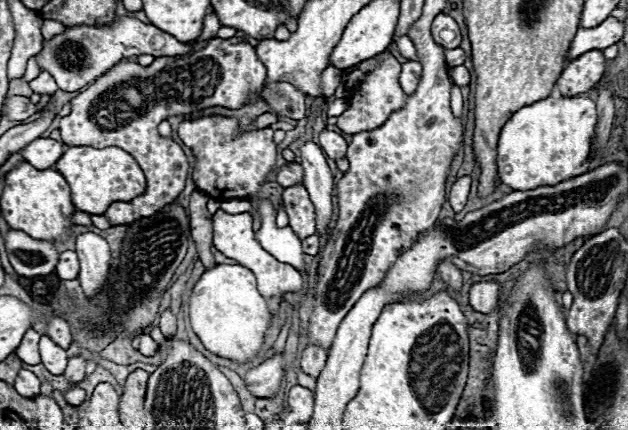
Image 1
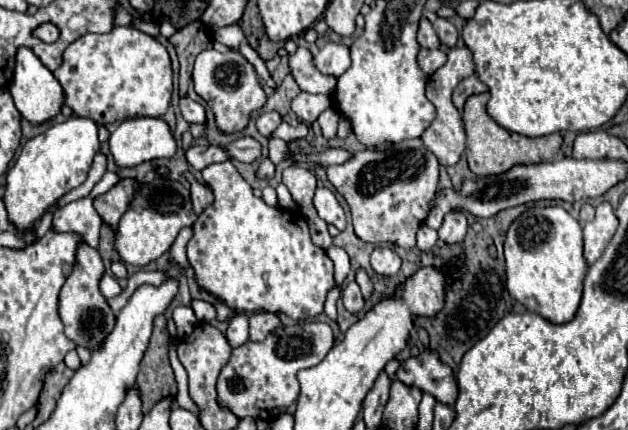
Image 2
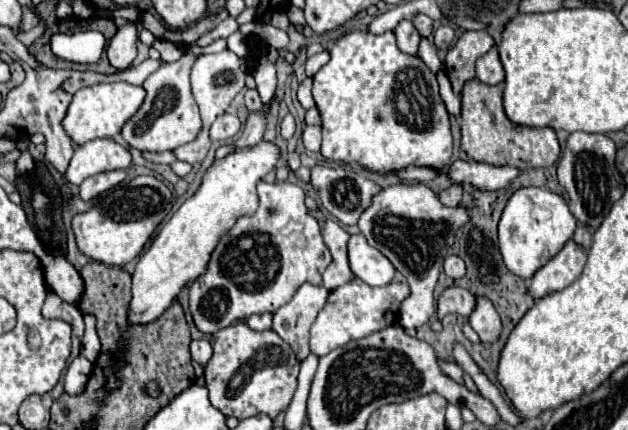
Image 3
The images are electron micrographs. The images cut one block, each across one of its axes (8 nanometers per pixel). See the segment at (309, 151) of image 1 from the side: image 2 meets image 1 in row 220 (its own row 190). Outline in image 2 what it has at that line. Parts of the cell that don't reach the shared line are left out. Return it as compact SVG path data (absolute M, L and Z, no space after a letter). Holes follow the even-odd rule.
M320 186L320 188L316 190L314 206L316 206L316 210L318 210L318 214L320 214L322 220L326 220L328 224L334 224L340 232L346 228L346 216L344 216L344 210L342 210L342 206L338 204L336 196L334 196L328 188Z

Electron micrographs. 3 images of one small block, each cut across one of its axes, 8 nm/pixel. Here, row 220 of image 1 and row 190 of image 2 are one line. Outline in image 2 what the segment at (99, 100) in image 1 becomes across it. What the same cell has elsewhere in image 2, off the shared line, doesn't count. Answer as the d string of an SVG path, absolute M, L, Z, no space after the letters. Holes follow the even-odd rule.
M120 180L112 190L106 194L94 198L94 208L102 216L104 222L108 222L114 230L118 226L120 216L126 212L132 196L134 196L134 180Z

